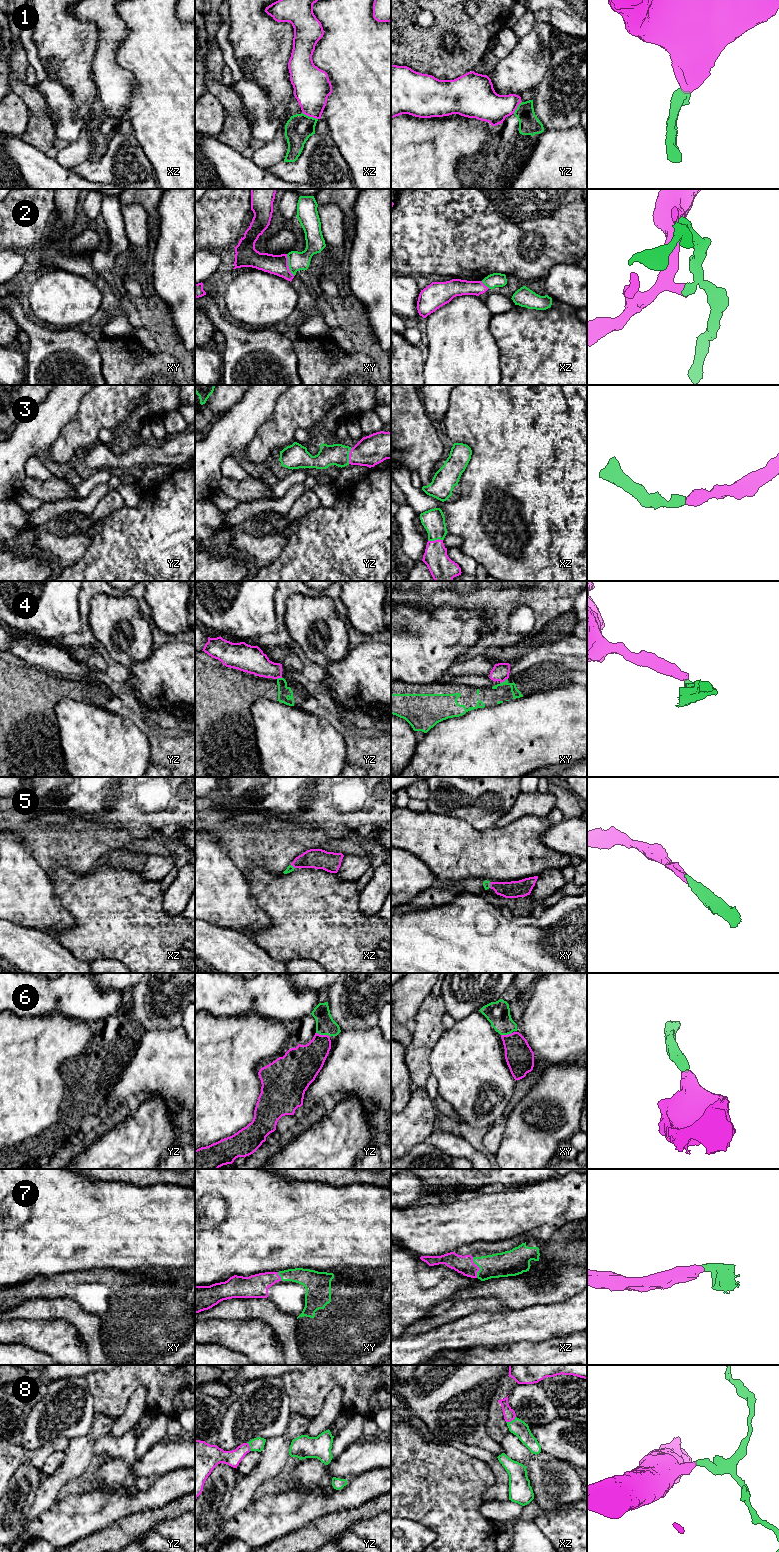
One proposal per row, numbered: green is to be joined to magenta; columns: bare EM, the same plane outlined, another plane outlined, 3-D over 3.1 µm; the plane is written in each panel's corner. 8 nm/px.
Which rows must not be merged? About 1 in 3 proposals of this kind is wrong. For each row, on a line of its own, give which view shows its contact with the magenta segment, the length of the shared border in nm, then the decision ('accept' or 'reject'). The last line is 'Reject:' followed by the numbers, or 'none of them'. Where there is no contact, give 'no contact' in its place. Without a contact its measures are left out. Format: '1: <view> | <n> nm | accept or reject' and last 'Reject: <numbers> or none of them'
1: xz | 140 nm | reject
2: xy | 190 nm | reject
3: yz | 130 nm | accept
4: xy | 80 nm | reject
5: xy | 50 nm | accept
6: yz | 110 nm | accept
7: xz | 170 nm | accept
8: xz | 90 nm | accept
Reject: 1, 2, 4

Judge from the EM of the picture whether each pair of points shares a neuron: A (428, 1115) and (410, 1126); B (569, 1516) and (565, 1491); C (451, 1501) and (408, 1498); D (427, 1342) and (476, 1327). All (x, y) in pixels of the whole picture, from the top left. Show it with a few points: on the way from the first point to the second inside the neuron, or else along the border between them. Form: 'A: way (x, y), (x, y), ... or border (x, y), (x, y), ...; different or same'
A: way (424, 1115), (414, 1123); same
B: border (572, 1505), (544, 1512); different
C: way (440, 1500), (419, 1499); same
D: way (439, 1339), (459, 1335), (464, 1332); same

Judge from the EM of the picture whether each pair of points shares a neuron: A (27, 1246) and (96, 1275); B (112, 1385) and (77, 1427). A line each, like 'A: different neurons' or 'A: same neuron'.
A: different neurons
B: different neurons

